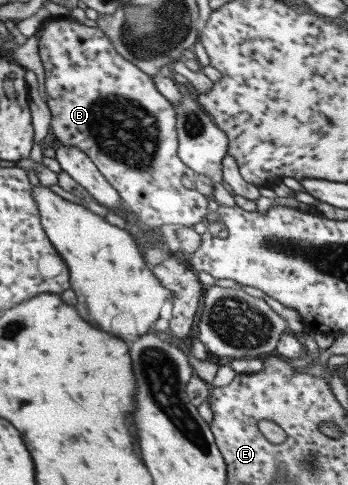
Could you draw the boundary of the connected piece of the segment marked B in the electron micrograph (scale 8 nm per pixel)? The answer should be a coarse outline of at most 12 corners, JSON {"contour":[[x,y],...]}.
{"contour":[[51,18],[37,48],[49,141],[87,155],[137,224],[208,197],[174,107],[105,33]]}

